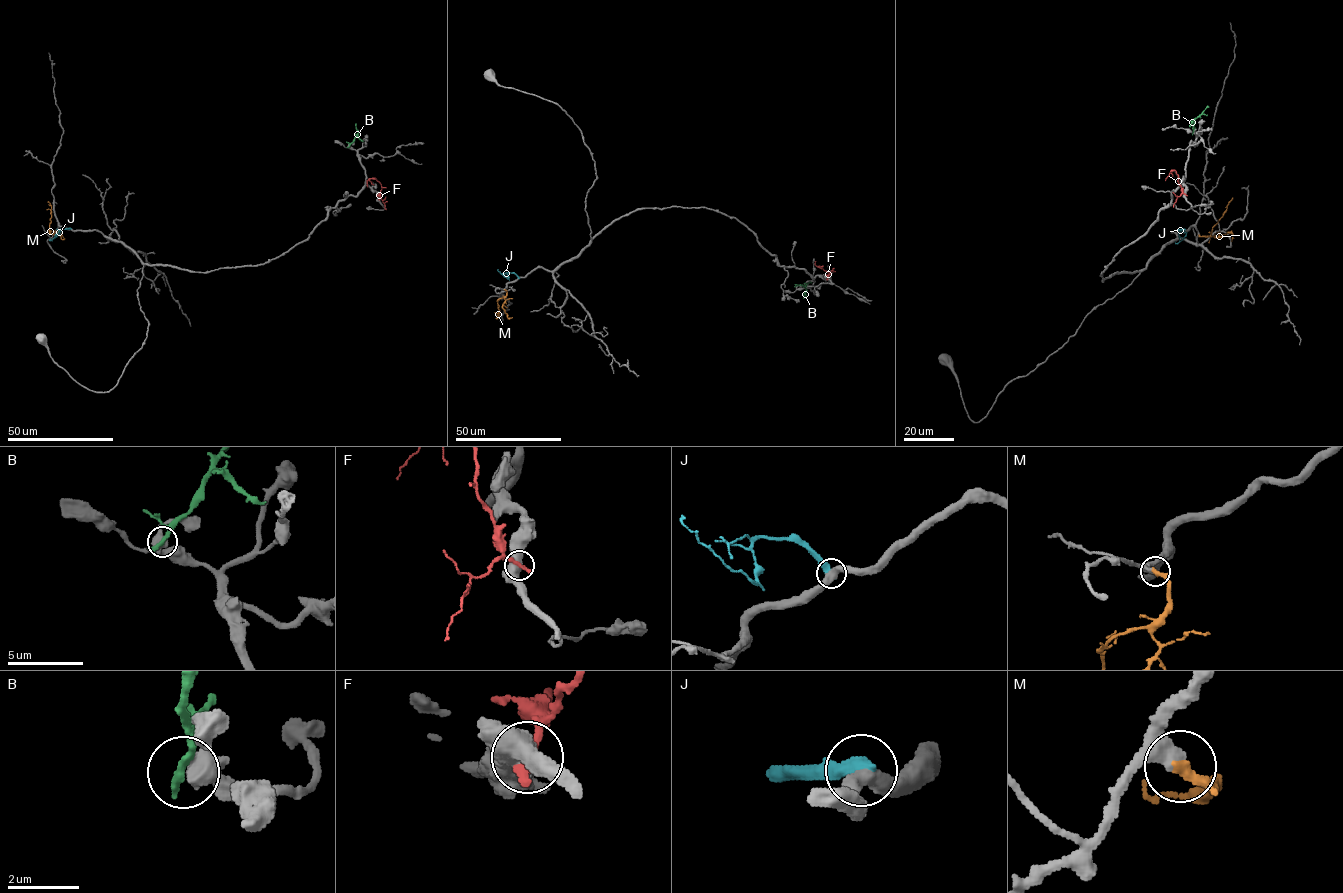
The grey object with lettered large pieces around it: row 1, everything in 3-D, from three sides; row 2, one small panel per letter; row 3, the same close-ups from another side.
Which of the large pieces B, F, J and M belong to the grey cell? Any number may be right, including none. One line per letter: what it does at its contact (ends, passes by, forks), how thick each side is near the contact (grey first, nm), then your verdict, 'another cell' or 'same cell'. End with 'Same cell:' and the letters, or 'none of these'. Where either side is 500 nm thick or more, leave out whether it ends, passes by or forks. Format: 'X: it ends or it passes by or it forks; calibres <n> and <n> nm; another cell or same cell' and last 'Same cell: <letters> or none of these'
B: calibres 500 and 320 nm; another cell
F: calibres 600 and 340 nm; another cell
J: it ends; calibres 460 and 480 nm; another cell
M: it ends; calibres 320 and 360 nm; same cell
Same cell: M

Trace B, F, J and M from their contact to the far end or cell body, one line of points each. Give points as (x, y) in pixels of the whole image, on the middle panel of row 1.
B: (797, 285), (806, 290), (803, 298)
F: (827, 278), (829, 273), (815, 265), (815, 261)
J: (518, 277), (508, 273), (508, 279), (498, 270)
M: (505, 289), (506, 295), (497, 301), (499, 315), (496, 318)

